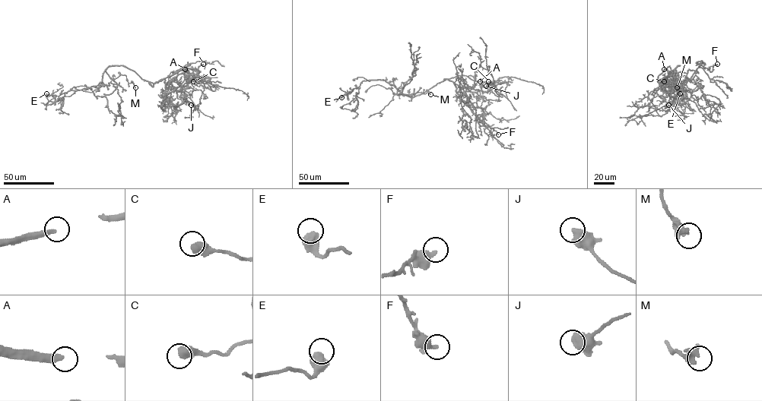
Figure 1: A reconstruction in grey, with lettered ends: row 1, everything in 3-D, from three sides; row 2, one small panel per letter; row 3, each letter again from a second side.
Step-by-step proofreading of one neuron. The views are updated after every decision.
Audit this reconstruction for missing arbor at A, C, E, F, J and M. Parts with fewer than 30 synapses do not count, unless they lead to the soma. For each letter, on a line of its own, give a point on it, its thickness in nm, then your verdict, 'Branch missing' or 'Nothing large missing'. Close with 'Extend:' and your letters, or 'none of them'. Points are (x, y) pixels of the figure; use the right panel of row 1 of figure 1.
A: Place: (664, 69). Thickness 320 nm. Nothing large missing
C: Place: (664, 81). Thickness 550 nm. Nothing large missing
E: Place: (680, 93). Thickness 650 nm. Nothing large missing
F: Place: (717, 64). Thickness 460 nm. Nothing large missing
J: Place: (668, 105). Thickness 650 nm. Nothing large missing
M: Place: (677, 87). Thickness 500 nm. Nothing large missing
Extend: none of them

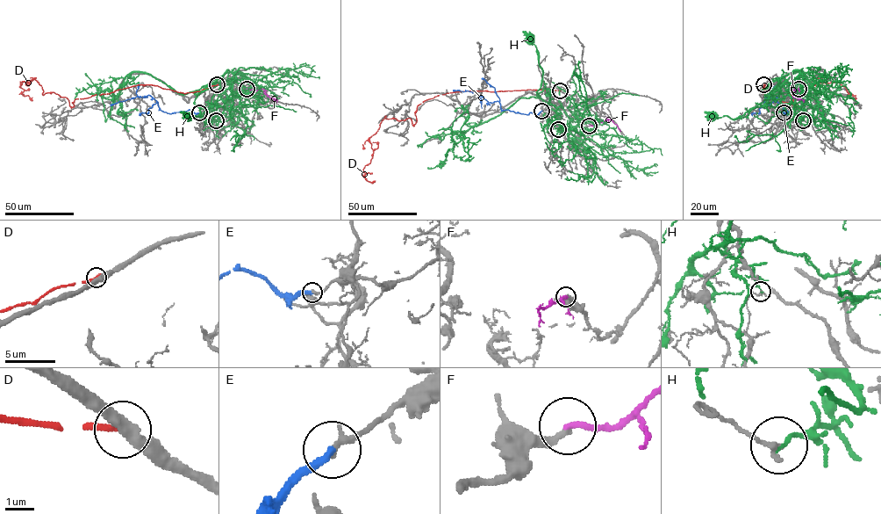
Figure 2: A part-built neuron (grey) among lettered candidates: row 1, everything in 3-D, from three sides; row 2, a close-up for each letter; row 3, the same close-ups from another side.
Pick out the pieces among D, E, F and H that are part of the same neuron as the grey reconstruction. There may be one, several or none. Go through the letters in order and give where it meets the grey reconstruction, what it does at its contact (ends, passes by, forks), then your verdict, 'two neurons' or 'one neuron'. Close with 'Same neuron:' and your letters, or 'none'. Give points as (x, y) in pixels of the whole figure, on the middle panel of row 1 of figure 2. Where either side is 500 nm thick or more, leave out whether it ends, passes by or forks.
D: meets grey at (560, 90); it ends there; two neurons
E: meets grey at (541, 111); it ends there; two neurons
F: meets grey at (589, 126); it ends there; one neuron
H: meets grey at (558, 129); it ends there; two neurons
Same neuron: F

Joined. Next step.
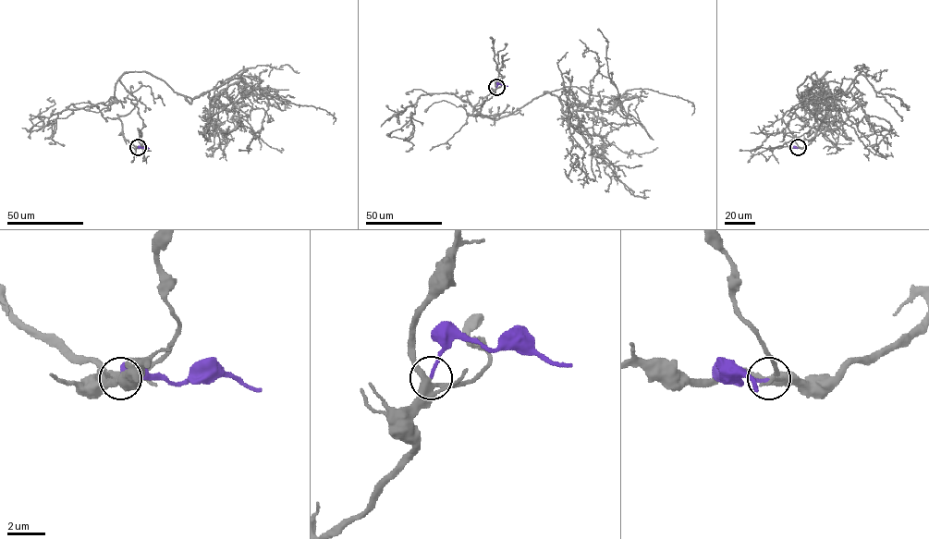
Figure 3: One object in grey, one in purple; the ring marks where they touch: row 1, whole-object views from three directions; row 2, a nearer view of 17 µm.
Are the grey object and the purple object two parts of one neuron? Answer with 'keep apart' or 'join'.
keep apart

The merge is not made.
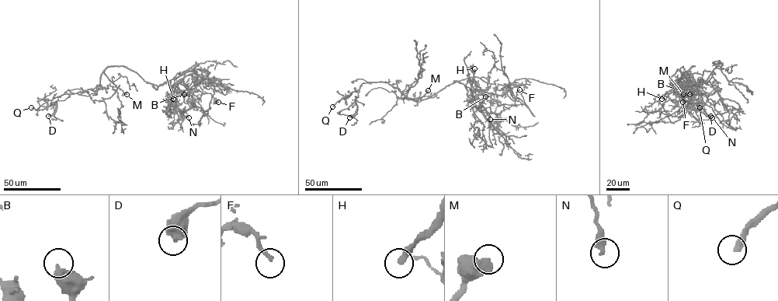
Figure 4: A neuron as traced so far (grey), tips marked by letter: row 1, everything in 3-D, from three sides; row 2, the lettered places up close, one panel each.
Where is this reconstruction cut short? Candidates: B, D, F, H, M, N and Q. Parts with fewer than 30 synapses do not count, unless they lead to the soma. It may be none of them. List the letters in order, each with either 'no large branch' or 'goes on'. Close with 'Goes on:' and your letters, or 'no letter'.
B: no large branch
D: no large branch
F: no large branch
H: goes on
M: goes on
N: no large branch
Q: goes on
Goes on: H, M, Q

